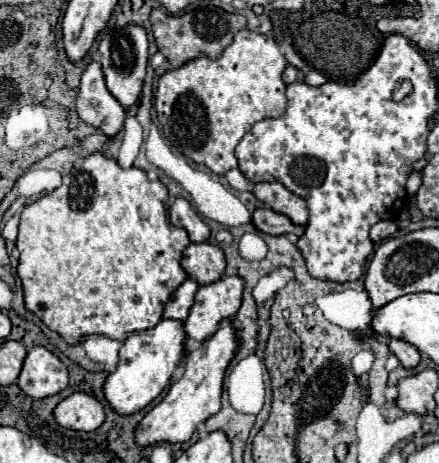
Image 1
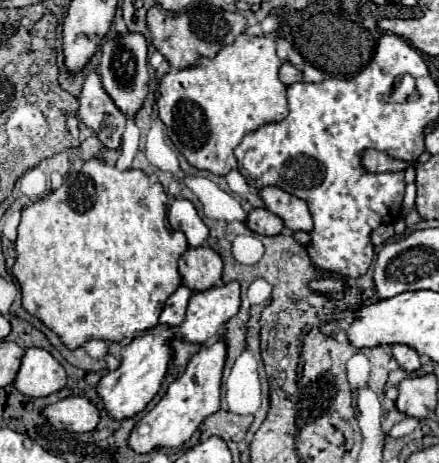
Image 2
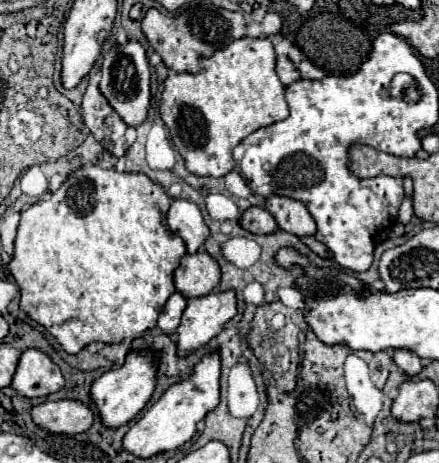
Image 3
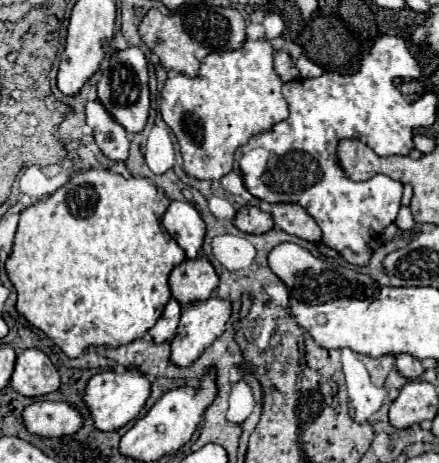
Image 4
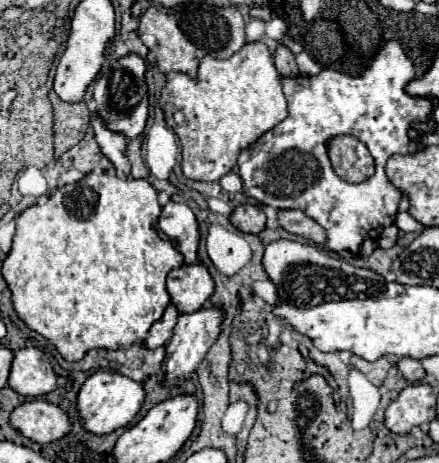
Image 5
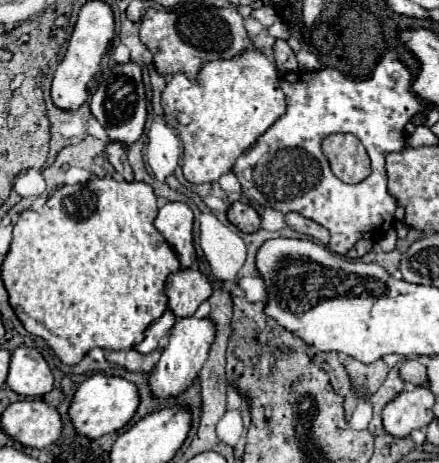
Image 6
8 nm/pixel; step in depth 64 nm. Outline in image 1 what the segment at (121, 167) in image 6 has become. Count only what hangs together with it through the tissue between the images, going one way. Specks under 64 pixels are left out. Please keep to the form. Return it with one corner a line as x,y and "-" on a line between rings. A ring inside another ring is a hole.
92,62
82,74
76,112
86,124
98,128
98,132
108,138
118,136
124,126
126,112
120,102
108,92
98,62

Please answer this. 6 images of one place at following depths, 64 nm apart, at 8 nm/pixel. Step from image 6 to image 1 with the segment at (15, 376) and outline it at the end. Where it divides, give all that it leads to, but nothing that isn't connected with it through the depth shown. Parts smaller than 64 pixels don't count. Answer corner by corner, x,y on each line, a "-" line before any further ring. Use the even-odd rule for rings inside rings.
36,346
28,352
16,384
32,398
46,398
68,386
68,370
50,350

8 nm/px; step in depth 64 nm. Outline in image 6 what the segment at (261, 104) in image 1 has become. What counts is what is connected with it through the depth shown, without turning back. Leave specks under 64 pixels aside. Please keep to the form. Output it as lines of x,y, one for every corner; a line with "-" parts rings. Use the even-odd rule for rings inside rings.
246,50
230,60
214,60
204,64
198,80
188,80
184,74
174,74
162,92
164,120
174,128
184,142
184,176
192,184
216,182
222,174
230,172
236,158
248,150
282,114
286,108
284,94
280,92
280,76
276,66
262,54

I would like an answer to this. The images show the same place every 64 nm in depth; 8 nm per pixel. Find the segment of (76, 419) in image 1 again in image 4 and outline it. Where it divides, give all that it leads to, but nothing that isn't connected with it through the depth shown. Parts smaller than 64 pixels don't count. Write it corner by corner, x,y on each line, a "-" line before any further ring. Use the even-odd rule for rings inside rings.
38,400
22,410
22,422
30,434
60,438
74,434
82,426
82,416
66,402

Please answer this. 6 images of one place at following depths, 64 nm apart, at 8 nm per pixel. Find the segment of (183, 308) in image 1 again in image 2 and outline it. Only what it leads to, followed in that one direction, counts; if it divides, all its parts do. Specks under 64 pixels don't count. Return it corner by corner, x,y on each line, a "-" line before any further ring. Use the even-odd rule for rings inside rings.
180,286
164,304
164,310
160,314
160,324
170,326
170,328
178,328
184,322
184,314
186,314
186,306
188,300
192,296
192,290
188,290
186,286

